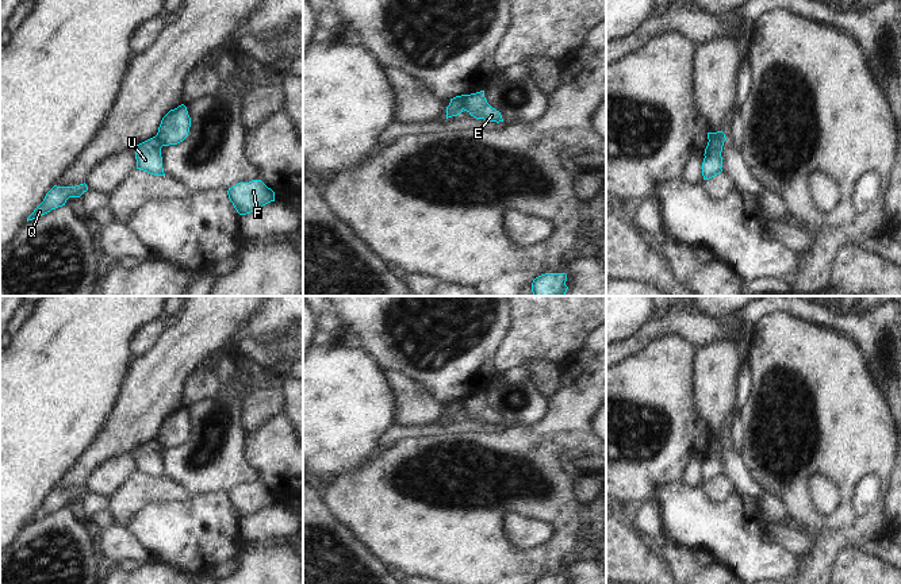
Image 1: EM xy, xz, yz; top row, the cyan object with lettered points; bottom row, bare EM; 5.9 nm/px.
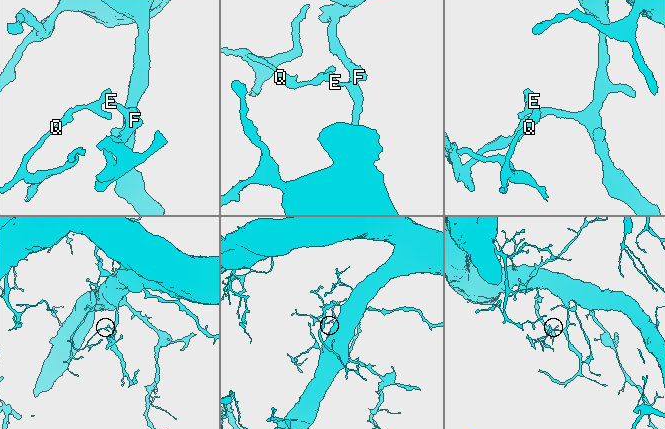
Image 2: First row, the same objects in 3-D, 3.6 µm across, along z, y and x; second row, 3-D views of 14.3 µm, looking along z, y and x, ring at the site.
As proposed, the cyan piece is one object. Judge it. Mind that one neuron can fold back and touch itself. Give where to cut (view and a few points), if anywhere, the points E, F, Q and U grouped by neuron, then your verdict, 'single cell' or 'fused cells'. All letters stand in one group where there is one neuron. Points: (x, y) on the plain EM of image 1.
cut yz (724, 438), (709, 444); groups E F / Q U; fused cells

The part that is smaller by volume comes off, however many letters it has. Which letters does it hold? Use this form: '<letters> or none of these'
Q, U

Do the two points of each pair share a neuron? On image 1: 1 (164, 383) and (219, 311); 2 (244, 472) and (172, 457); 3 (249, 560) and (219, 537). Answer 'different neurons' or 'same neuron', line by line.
1: same neuron
2: same neuron
3: different neurons

